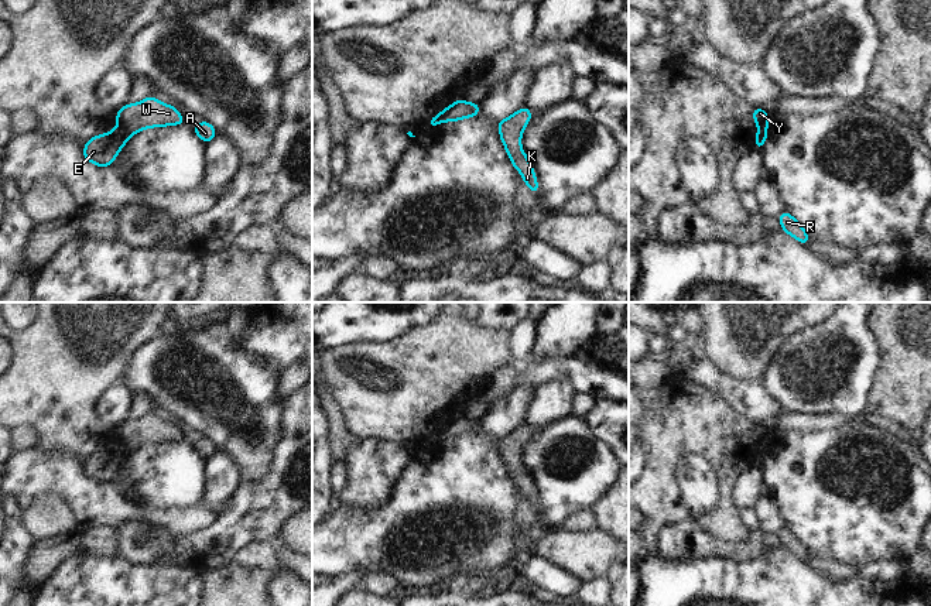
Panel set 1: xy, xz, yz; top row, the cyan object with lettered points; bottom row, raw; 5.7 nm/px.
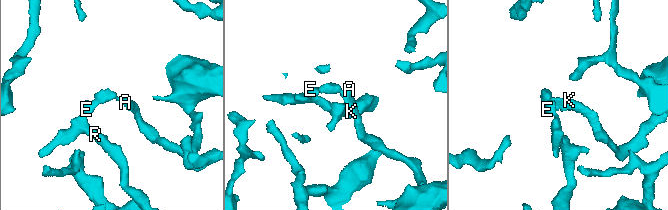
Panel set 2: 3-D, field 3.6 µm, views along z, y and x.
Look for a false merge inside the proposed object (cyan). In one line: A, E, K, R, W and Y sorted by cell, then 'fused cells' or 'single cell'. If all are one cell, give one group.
A K W Y / E R | fused cells

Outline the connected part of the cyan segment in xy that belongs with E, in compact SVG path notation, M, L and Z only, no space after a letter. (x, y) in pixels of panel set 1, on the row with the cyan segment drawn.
M117 126L110 133L92 137L83 147L83 157L97 167L110 167L129 138L129 131Z

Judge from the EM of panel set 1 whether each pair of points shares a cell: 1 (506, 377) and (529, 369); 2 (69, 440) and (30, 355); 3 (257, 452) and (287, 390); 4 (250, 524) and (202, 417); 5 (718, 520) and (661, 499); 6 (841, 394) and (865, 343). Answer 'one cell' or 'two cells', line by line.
1: two cells
2: one cell
3: two cells
4: two cells
5: one cell
6: one cell

